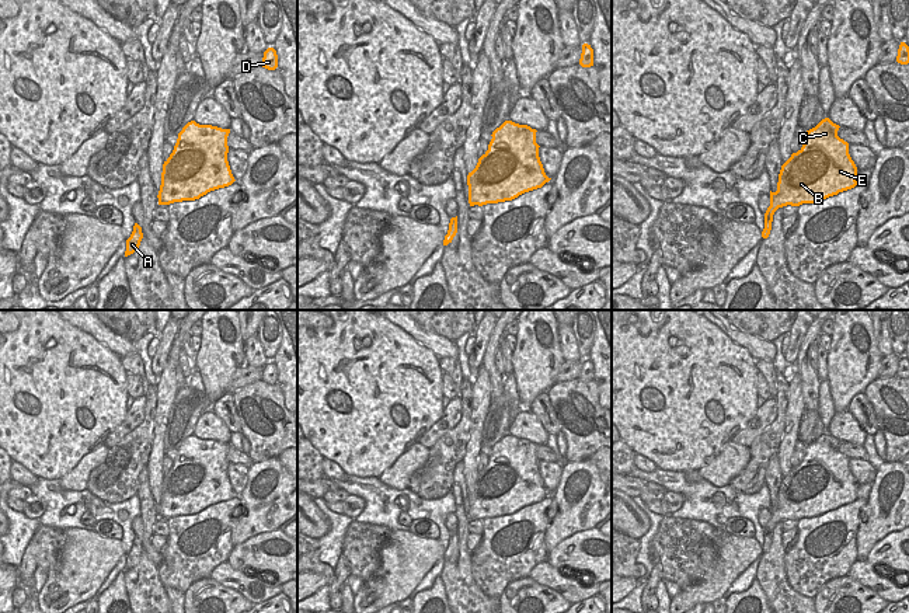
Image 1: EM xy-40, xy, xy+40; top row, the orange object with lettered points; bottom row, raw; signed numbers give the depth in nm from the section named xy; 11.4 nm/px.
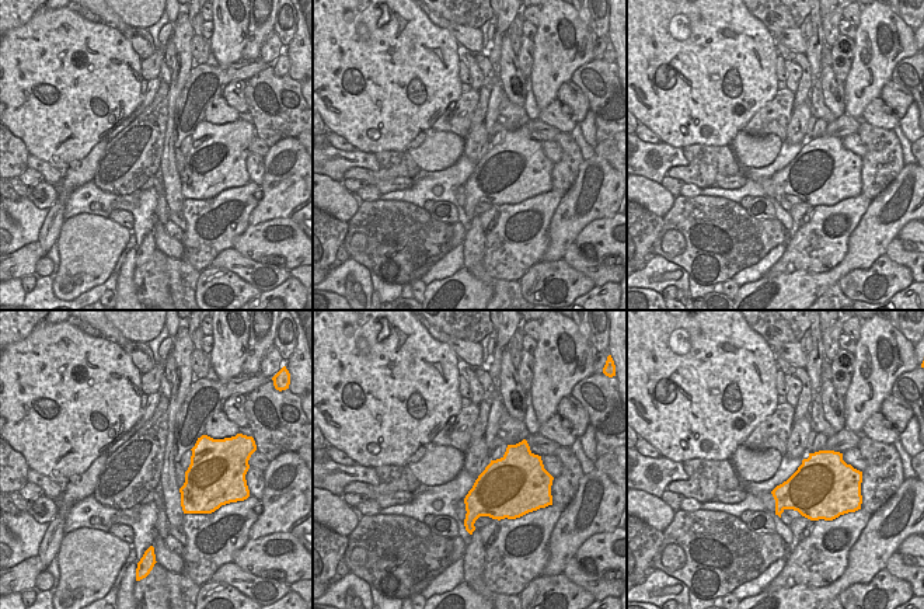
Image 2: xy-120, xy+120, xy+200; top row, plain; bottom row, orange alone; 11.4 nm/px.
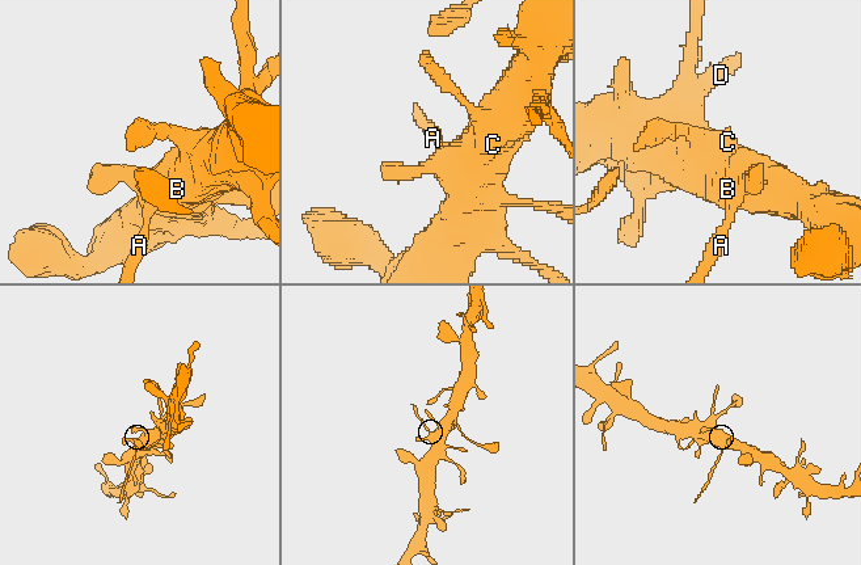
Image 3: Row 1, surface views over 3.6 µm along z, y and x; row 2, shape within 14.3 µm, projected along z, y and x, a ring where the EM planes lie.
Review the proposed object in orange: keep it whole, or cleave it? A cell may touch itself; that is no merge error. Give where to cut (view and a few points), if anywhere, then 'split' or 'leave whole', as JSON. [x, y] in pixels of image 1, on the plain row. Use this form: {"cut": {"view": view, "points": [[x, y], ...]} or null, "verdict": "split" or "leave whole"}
{"cut": {"view": "xy+40", "points": [[765, 532], [772, 533]]}, "verdict": "split"}

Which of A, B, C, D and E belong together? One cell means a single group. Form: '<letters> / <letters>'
A / B C D E

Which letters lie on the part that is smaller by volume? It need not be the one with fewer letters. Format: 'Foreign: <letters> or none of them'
Foreign: A

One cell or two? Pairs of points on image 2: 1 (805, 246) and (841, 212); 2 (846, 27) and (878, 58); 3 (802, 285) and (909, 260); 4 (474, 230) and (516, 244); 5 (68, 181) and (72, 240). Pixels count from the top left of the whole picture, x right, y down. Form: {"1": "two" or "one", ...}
{"1": "one", "2": "two", "3": "two", "4": "two", "5": "two"}

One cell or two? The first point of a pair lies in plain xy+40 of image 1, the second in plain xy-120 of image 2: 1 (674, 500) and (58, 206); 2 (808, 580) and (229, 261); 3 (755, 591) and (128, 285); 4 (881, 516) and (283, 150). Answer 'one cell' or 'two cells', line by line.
1: two cells
2: two cells
3: one cell
4: one cell

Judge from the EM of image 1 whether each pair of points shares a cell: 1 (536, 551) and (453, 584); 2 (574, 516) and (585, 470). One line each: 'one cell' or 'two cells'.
1: two cells
2: one cell

